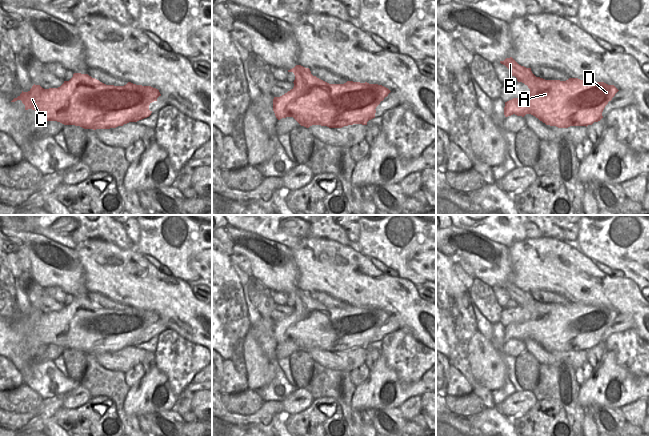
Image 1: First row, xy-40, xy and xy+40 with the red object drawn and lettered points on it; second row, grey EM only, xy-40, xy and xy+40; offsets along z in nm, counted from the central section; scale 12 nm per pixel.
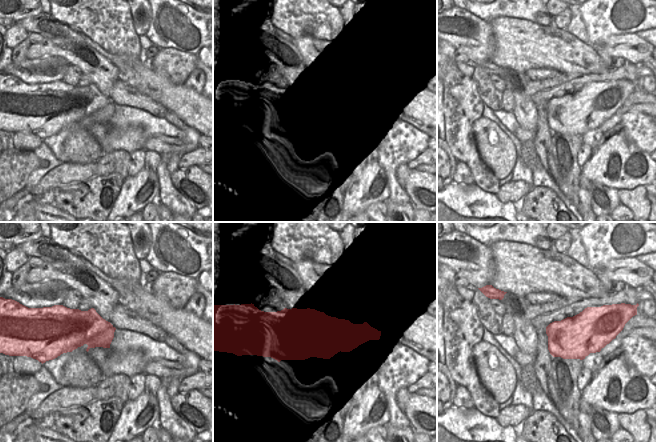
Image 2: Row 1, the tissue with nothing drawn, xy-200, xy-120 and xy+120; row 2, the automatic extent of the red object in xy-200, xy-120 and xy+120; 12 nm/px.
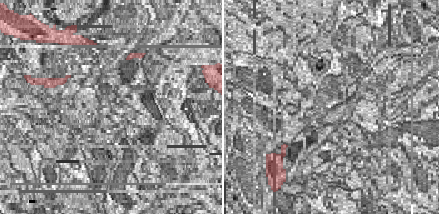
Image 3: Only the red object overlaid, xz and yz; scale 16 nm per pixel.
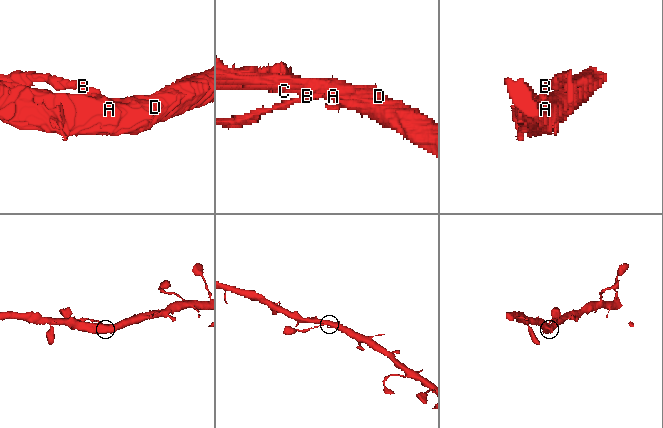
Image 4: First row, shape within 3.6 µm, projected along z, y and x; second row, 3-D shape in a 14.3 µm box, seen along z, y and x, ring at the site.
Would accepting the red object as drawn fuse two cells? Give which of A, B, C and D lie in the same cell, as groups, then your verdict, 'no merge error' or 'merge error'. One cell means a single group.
groups A B C D; no merge error

